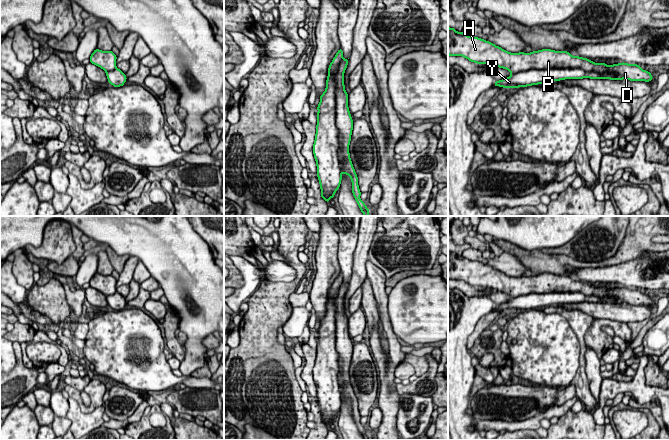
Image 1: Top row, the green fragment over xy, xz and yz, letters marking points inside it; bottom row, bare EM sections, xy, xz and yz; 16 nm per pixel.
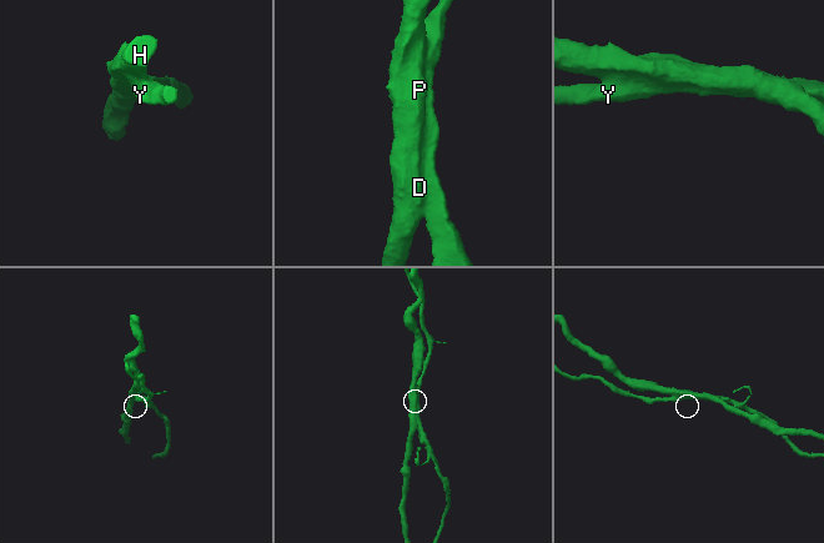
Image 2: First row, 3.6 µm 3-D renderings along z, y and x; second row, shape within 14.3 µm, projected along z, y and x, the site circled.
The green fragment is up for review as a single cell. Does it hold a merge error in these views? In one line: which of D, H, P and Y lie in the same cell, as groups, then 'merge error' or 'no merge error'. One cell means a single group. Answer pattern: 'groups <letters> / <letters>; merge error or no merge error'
groups D H P Y; no merge error

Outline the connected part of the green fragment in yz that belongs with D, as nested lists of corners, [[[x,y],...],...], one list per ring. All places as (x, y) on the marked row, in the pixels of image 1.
[[[448,27],[448,55],[463,56],[471,62],[478,64],[492,64],[496,67],[507,69],[511,75],[500,81],[495,81],[494,86],[503,88],[518,88],[537,84],[544,84],[550,81],[559,81],[564,79],[611,79],[630,81],[650,82],[653,76],[650,72],[642,70],[640,65],[627,64],[625,62],[606,65],[605,63],[594,63],[587,58],[572,56],[567,51],[554,51],[551,49],[542,49],[531,53],[510,53],[494,45],[493,43],[478,37],[470,37],[463,32],[457,32],[454,28]]]

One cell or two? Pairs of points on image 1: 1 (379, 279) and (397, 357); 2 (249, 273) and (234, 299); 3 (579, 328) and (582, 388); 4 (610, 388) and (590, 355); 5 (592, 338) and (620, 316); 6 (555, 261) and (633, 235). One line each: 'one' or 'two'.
1: one
2: one
3: one
4: two
5: two
6: one

